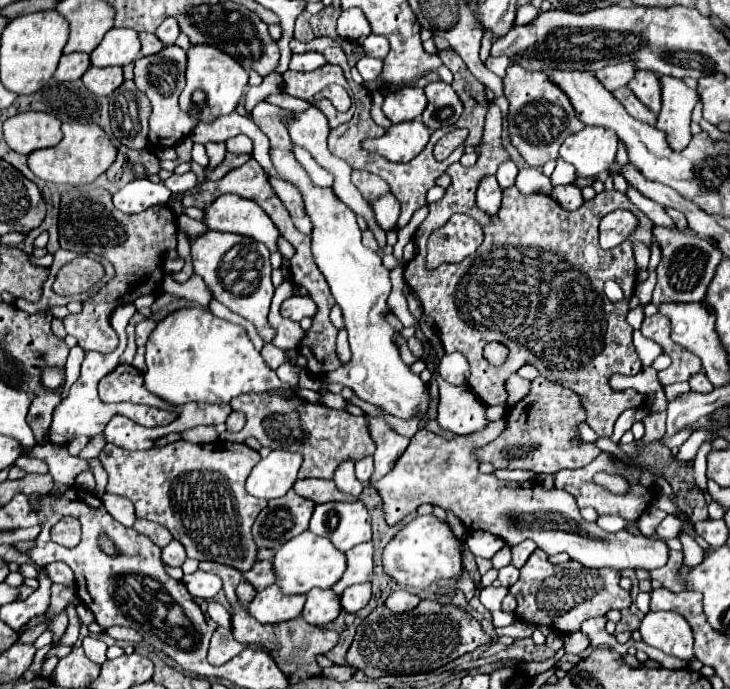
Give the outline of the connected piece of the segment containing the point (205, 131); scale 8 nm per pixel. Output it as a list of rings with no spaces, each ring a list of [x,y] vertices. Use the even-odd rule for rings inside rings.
[[[238,112],[234,114],[228,114],[224,118],[216,118],[214,122],[210,124],[204,124],[200,122],[190,138],[194,142],[200,142],[200,144],[208,144],[208,142],[226,142],[228,138],[232,136],[238,136],[238,134],[246,134],[252,142],[254,142],[254,158],[260,162],[260,166],[270,174],[270,176],[278,176],[278,172],[274,170],[272,166],[272,160],[270,160],[270,154],[268,154],[268,138],[262,134],[262,130],[254,124],[254,120],[250,120],[248,116],[242,116]]]

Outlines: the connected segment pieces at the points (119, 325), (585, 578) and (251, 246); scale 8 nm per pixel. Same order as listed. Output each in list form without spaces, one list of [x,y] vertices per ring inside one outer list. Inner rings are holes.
[[[126,304],[126,306],[120,306],[116,308],[116,312],[112,312],[110,316],[110,322],[112,322],[112,328],[118,330],[118,338],[120,338],[120,344],[114,352],[110,354],[98,354],[98,352],[86,352],[84,356],[84,362],[82,362],[82,370],[80,370],[80,378],[72,384],[68,396],[56,406],[54,410],[54,416],[52,416],[52,424],[50,424],[50,432],[48,432],[48,438],[52,444],[60,444],[60,446],[66,446],[76,436],[96,436],[100,434],[106,424],[110,422],[110,418],[114,414],[124,414],[126,418],[132,418],[136,424],[142,424],[142,426],[164,426],[164,424],[170,424],[176,414],[172,412],[164,412],[164,410],[158,410],[158,408],[152,408],[152,406],[138,406],[138,404],[106,404],[100,400],[98,396],[98,382],[104,378],[107,374],[110,374],[118,364],[120,364],[120,354],[124,352],[126,348],[126,332],[124,328],[128,326],[130,318],[134,316],[136,308],[134,304]]]
[[[534,550],[528,562],[520,568],[520,578],[516,584],[508,588],[508,592],[516,598],[516,618],[522,622],[544,624],[556,632],[576,632],[580,624],[588,618],[596,618],[606,614],[608,610],[628,608],[632,604],[630,594],[618,586],[620,572],[602,568],[588,570],[580,562],[570,560],[568,564],[552,564],[548,554],[542,550]]]
[[[204,234],[192,242],[194,272],[206,282],[218,302],[250,320],[264,342],[270,342],[274,336],[274,330],[268,326],[268,308],[274,294],[274,286],[270,280],[272,266],[268,258],[270,252],[266,250],[266,246],[256,244],[252,238],[240,234]]]

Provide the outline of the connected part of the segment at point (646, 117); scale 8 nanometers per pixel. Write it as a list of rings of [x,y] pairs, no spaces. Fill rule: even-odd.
[[[626,86],[624,88],[620,88],[620,90],[616,90],[614,92],[614,98],[616,100],[620,100],[622,104],[624,104],[624,108],[628,110],[628,114],[632,116],[632,118],[636,118],[636,120],[642,120],[642,122],[646,122],[646,124],[656,124],[656,114],[654,112],[650,112]]]

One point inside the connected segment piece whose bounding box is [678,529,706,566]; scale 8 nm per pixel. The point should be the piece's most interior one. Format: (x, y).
(693, 554)

